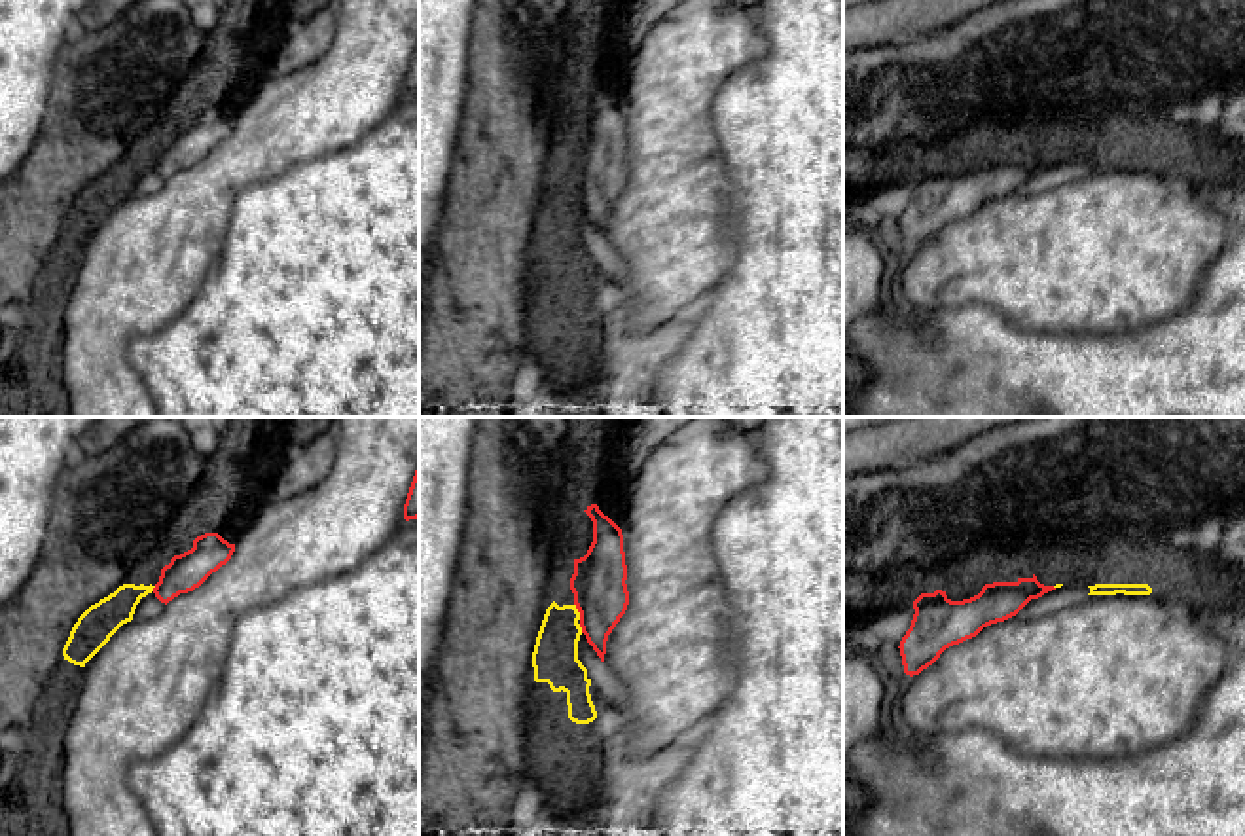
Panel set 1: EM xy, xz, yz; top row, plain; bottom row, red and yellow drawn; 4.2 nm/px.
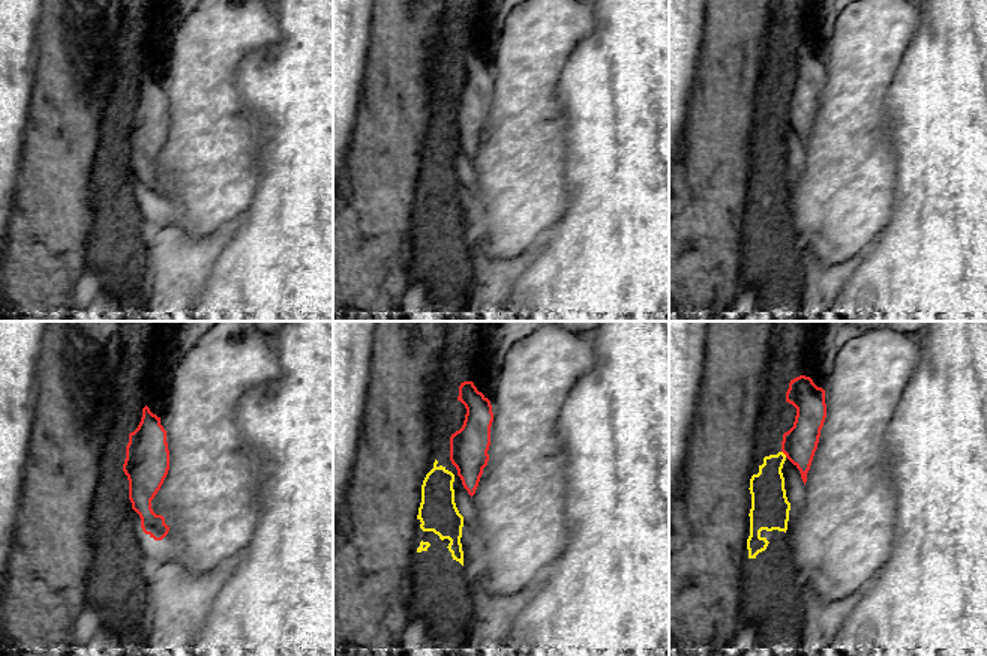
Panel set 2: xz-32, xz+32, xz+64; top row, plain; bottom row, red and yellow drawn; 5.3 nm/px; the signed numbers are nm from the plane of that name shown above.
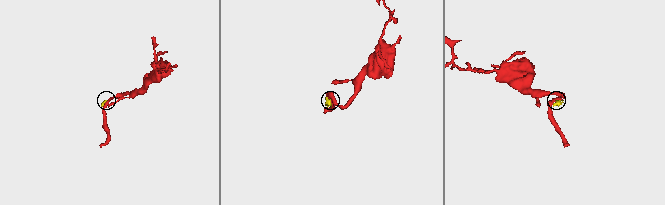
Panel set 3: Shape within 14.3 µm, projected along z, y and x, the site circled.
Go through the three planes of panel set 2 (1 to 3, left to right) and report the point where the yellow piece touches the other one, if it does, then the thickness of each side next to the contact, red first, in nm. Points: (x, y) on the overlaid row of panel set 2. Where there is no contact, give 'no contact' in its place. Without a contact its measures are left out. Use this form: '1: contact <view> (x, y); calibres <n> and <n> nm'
1: no contact
2: no contact
3: contact xz+64 (783, 452); calibres 190 and 190 nm

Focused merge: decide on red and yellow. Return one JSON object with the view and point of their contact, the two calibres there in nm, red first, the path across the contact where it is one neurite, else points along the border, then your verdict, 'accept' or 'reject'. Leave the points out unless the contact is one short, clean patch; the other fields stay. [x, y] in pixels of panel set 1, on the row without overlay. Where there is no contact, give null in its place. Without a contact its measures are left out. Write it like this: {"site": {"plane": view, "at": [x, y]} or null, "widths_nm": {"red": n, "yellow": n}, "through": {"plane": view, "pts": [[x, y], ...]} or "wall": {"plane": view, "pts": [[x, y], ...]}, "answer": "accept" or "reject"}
{"site": {"plane": "xz", "at": [578, 186]}, "widths_nm": {"red": 220, "yellow": 190}, "wall": {"plane": "xz", "pts": [[575, 179], [580, 194]]}, "answer": "reject"}

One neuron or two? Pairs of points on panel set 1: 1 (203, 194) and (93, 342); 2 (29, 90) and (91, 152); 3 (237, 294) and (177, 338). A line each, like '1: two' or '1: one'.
1: one
2: two
3: one

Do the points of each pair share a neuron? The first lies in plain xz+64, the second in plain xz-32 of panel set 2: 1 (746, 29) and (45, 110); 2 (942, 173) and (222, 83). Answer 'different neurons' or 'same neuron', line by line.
1: same neuron
2: different neurons

